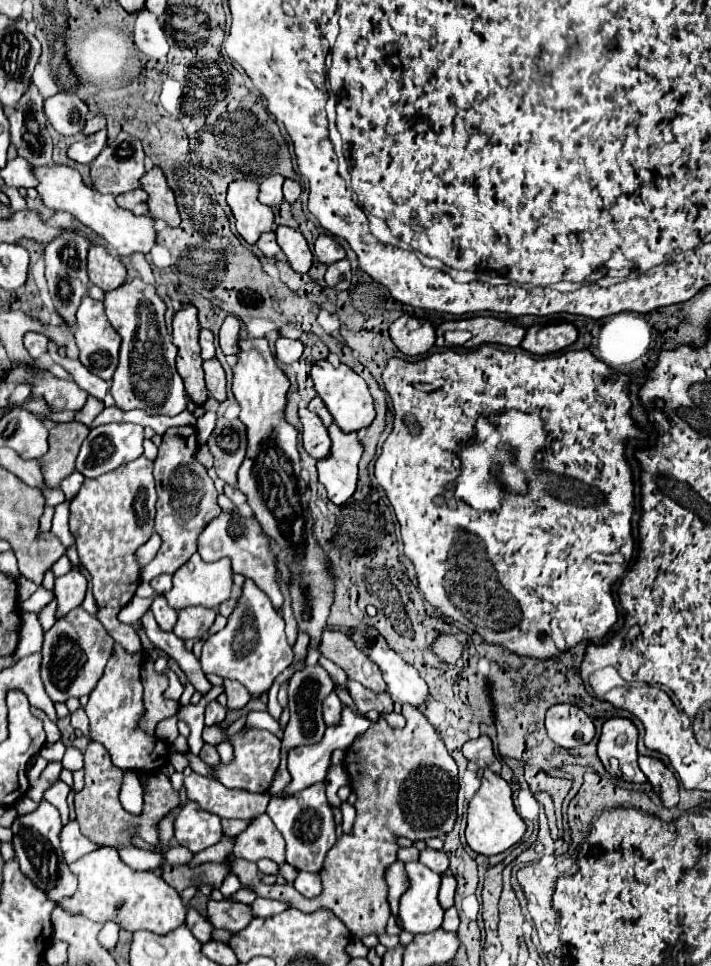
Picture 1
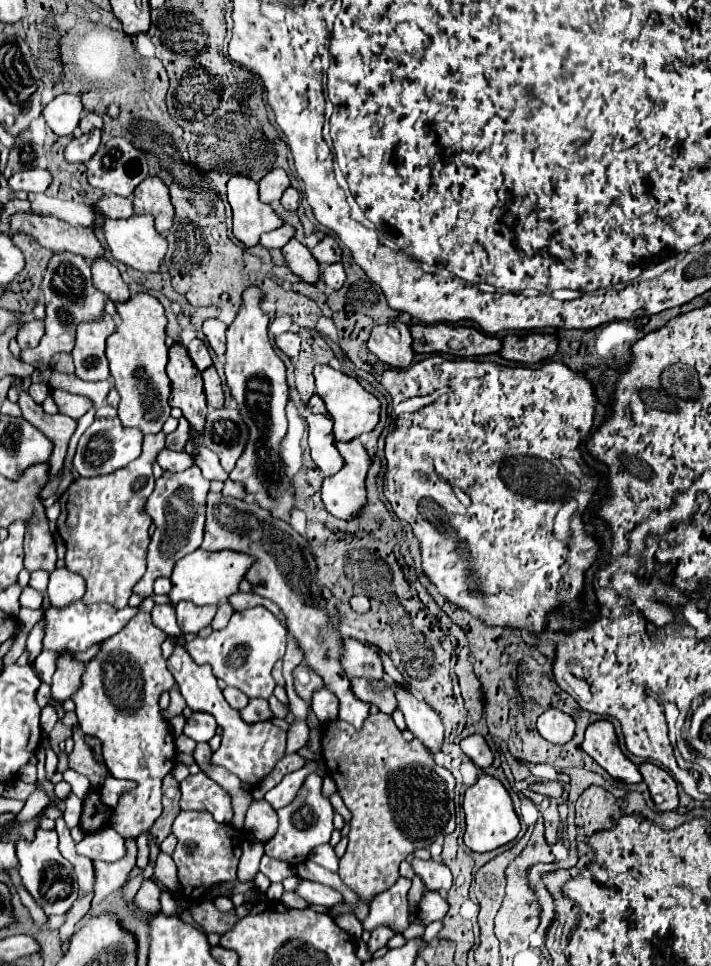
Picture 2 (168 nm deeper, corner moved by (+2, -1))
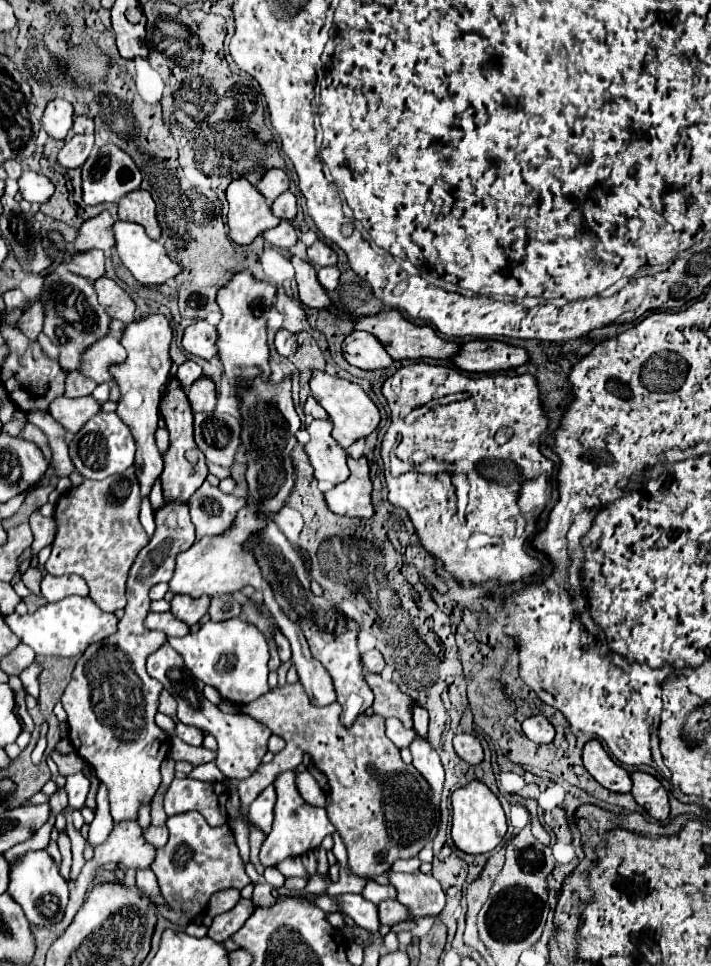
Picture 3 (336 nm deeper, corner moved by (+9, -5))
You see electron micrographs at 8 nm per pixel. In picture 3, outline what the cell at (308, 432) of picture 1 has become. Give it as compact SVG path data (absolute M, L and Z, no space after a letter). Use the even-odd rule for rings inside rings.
M311 421L307 425L311 435L309 443L305 445L305 453L309 457L311 467L315 469L315 479L329 481L333 485L343 483L349 477L347 469L347 453L339 447L331 437L331 421Z

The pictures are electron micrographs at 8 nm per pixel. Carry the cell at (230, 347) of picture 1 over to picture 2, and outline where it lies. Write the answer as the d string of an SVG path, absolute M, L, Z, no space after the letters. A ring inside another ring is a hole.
M206 319L204 325L202 325L202 331L204 331L204 341L210 349L214 349L214 353L218 357L224 355L226 351L226 325L218 319Z

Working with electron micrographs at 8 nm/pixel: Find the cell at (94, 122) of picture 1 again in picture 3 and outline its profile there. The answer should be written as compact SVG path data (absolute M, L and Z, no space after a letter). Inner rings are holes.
M81 115L81 117L75 117L75 121L73 121L73 133L93 133L95 131L95 123L93 123L93 119L89 119L89 117L85 117L85 115Z

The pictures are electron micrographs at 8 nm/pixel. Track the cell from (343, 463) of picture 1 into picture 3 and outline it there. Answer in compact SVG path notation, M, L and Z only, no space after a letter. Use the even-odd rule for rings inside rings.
M349 457L347 463L351 469L349 479L329 489L325 493L325 503L337 515L369 519L373 515L373 505L371 505L371 479L367 459Z

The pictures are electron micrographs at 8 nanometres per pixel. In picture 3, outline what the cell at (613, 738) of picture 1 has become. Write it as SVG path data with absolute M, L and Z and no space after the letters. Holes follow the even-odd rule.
M591 739L583 747L583 765L605 789L615 793L631 791L631 777L625 769L621 769L603 749L597 739Z

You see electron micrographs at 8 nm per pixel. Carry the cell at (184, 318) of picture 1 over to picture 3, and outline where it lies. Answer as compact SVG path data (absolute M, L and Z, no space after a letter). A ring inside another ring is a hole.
M171 377L171 381L167 383L163 397L161 397L161 415L167 423L169 429L169 437L171 437L171 447L169 453L163 455L165 467L161 473L161 481L163 481L163 493L165 493L165 501L173 501L173 497L177 497L179 501L187 501L205 481L207 477L207 463L205 463L205 455L201 453L201 449L197 449L195 441L193 441L193 413L191 413L191 403L187 399L185 389L181 387L177 377Z

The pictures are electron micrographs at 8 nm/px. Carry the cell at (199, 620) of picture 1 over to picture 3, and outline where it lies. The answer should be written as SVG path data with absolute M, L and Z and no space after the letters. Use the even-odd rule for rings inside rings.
M175 595L173 601L171 601L171 613L187 623L189 627L199 623L199 619L207 613L209 609L209 597L199 597L199 599L191 599L191 597L185 597L185 595Z

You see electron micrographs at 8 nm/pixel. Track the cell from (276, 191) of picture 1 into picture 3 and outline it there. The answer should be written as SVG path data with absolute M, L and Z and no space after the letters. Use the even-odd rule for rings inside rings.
M269 169L263 179L257 183L257 191L269 201L273 203L281 193L285 193L289 189L289 179L285 175L283 169Z

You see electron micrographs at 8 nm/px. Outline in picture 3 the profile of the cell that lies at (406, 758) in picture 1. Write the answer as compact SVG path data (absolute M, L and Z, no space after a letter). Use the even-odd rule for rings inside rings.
M299 683L277 687L277 689L269 691L269 693L265 693L263 697L259 697L257 701L253 701L249 705L243 705L241 711L251 715L253 719L263 721L275 735L279 735L279 737L283 737L287 741L287 747L281 753L277 753L271 763L261 765L249 779L231 781L239 789L243 809L247 809L255 801L255 797L267 785L273 783L273 779L277 775L281 775L285 771L294 771L302 763L304 754L307 753L313 757L313 765L321 773L325 773L327 779L329 779L331 805L327 807L327 813L329 813L329 819L333 821L335 829L339 831L345 847L347 847L347 855L349 855L347 867L357 877L371 879L375 875L385 873L387 869L391 869L395 859L415 857L437 835L441 811L439 811L439 805L435 803L433 789L425 781L425 777L417 769L413 769L413 765L403 763L403 759L399 755L399 749L385 735L385 719L383 717L361 715L347 729L347 727L343 727L339 723L341 707L337 703L333 703L329 707L311 705L311 701L307 699L307 695L305 695L305 691L301 689Z

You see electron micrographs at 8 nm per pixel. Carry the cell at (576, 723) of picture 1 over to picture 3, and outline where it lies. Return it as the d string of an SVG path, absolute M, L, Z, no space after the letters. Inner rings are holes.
M533 715L523 721L523 733L535 743L551 743L555 739L555 727L545 715Z

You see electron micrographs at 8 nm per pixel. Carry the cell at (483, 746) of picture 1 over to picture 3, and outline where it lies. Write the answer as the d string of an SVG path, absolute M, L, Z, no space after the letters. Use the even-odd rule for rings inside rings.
M459 733L453 737L453 747L457 755L467 761L469 765L479 765L483 761L483 747L475 735Z

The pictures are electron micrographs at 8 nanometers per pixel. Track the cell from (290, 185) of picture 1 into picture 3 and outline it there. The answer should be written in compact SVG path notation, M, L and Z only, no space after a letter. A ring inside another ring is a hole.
M291 191L279 195L273 201L273 215L277 215L279 219L293 219L297 213L297 203L295 203L295 195Z

